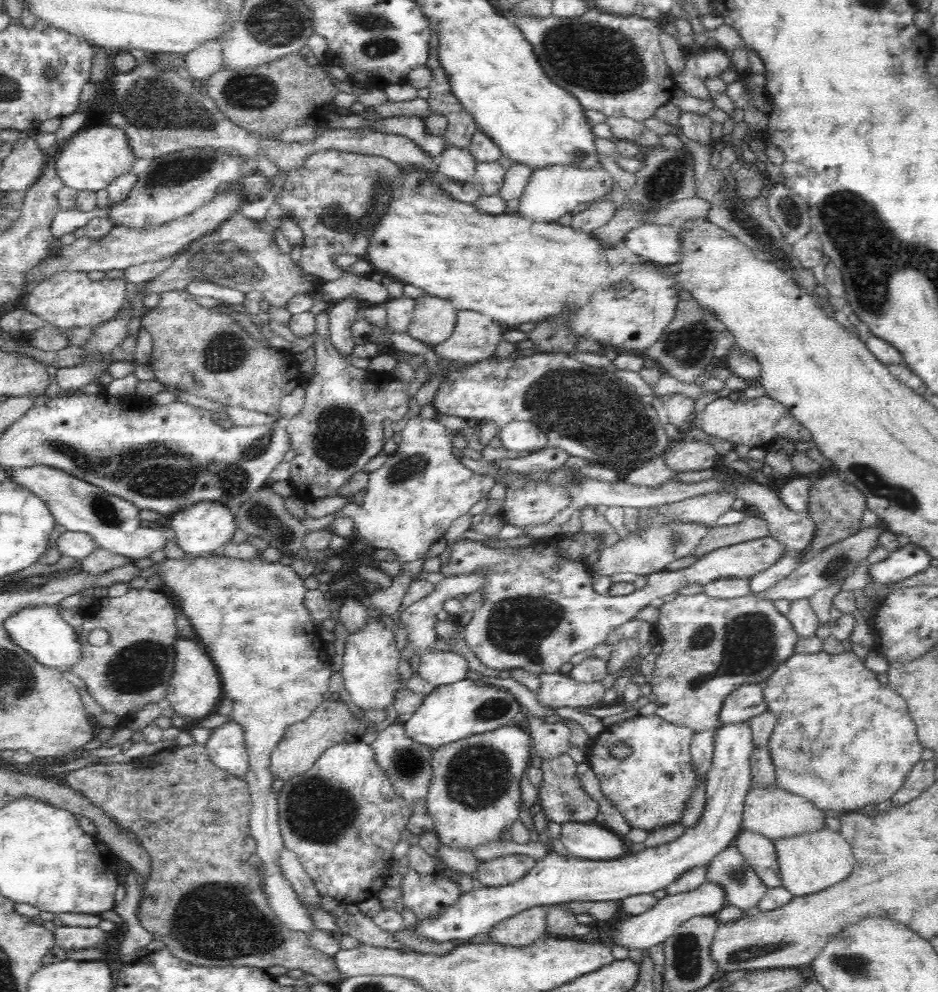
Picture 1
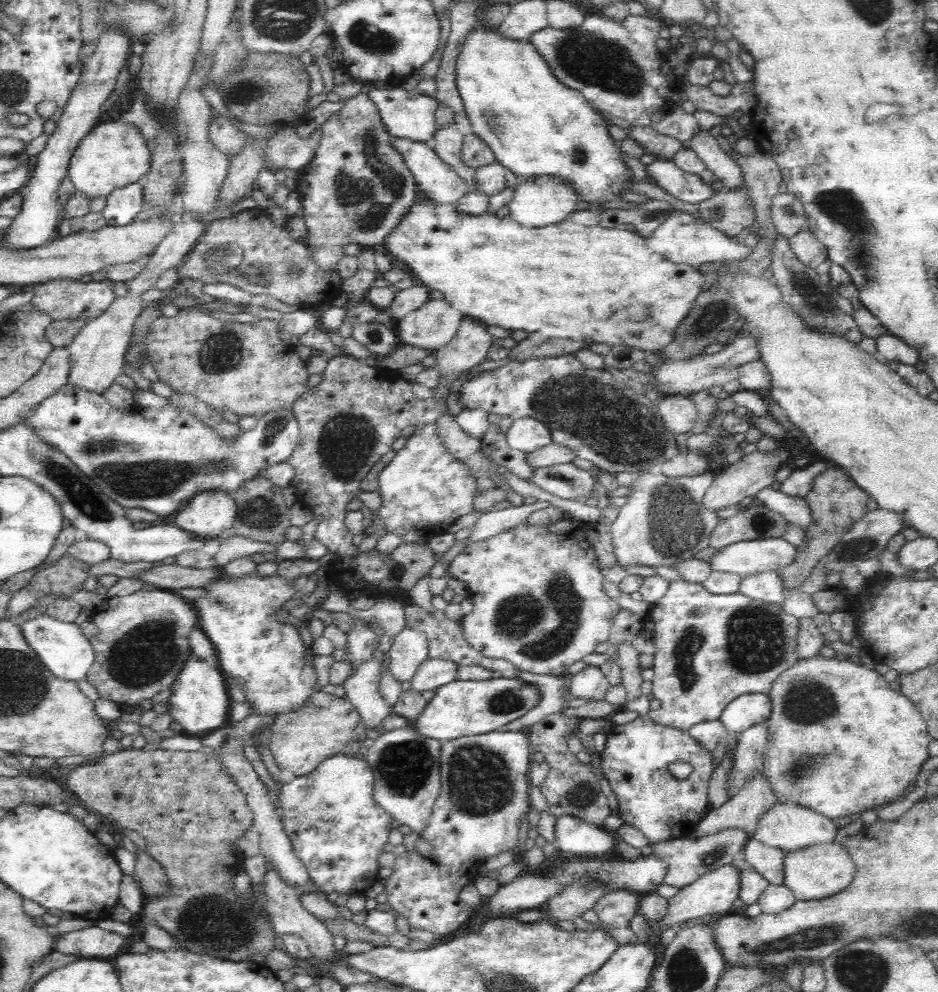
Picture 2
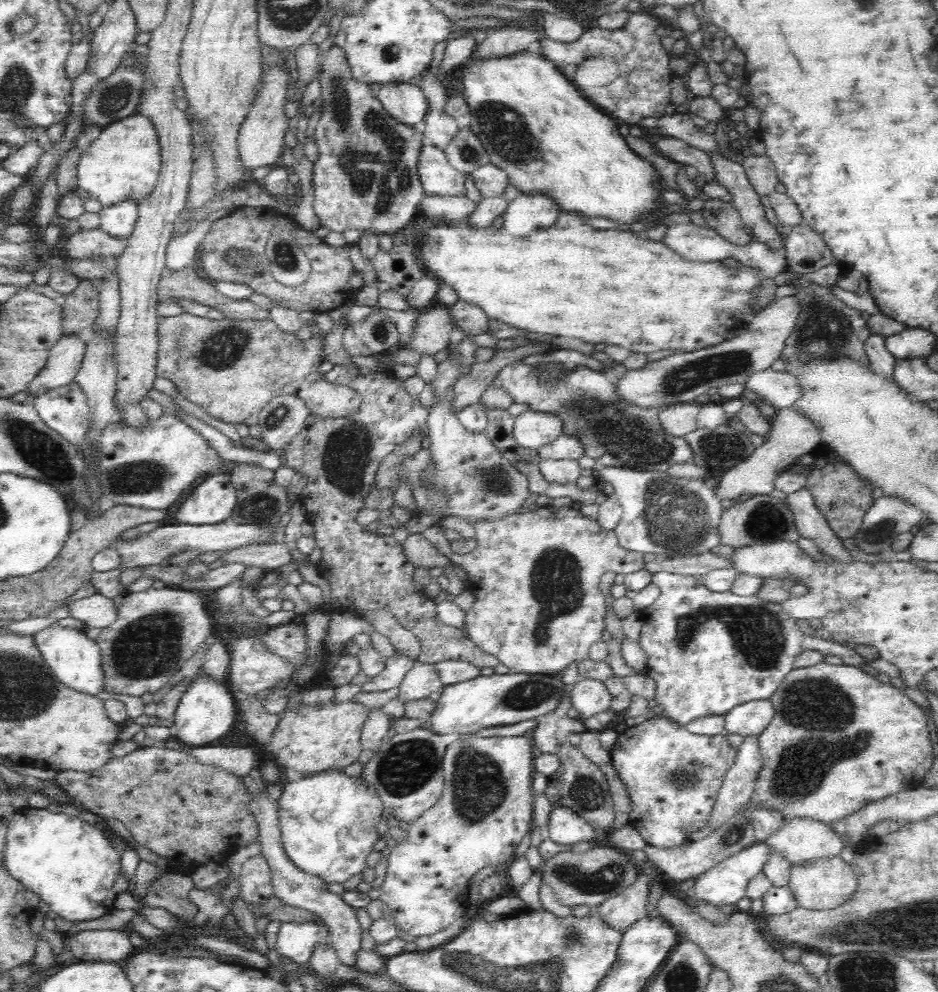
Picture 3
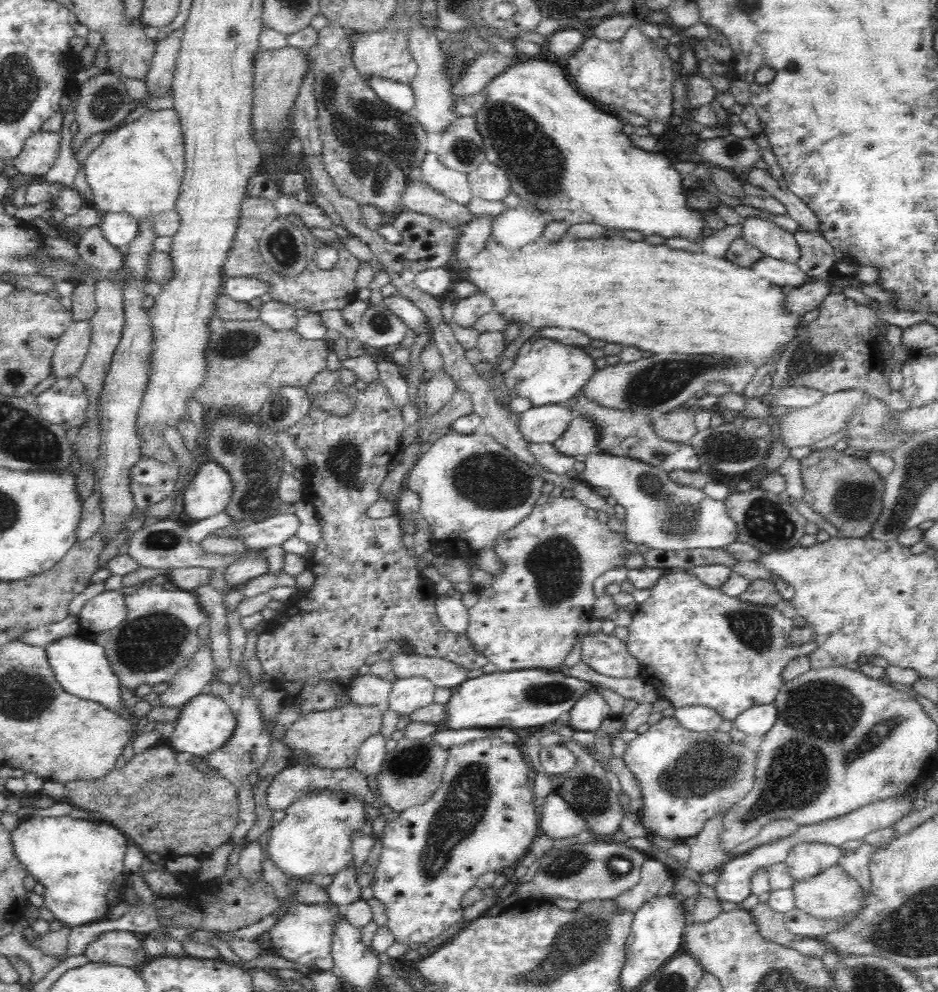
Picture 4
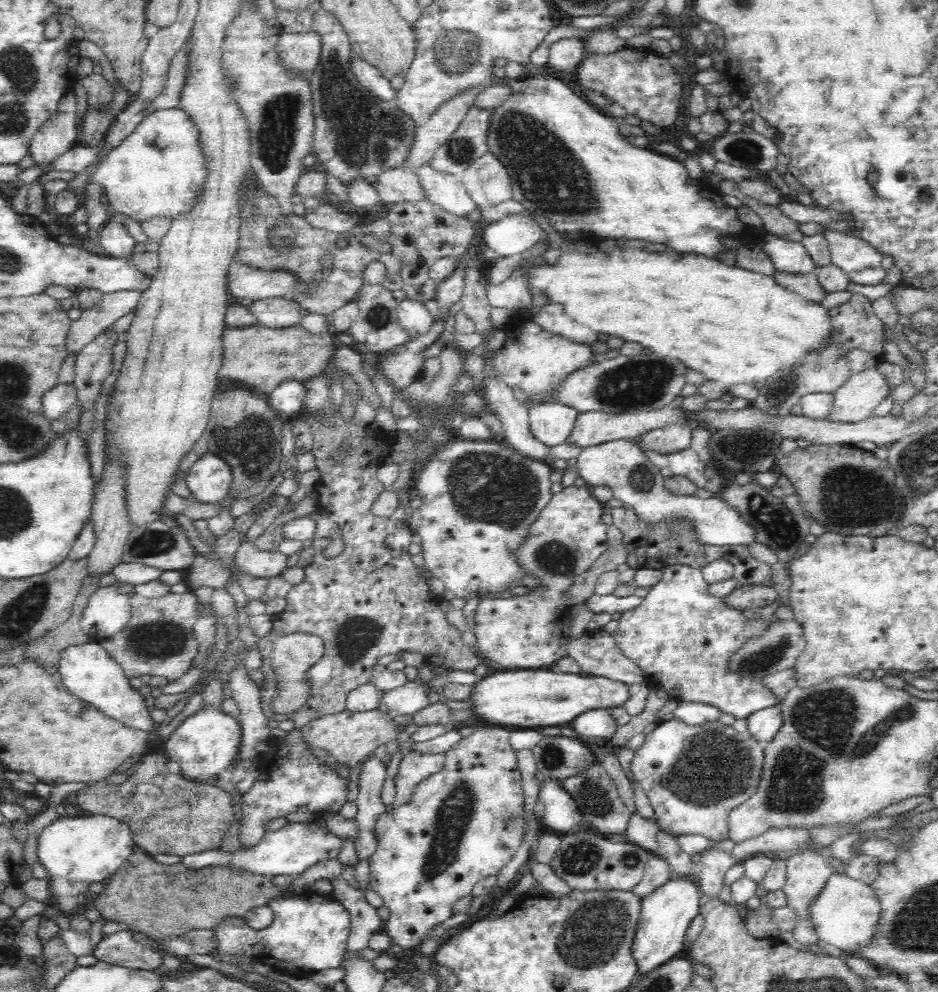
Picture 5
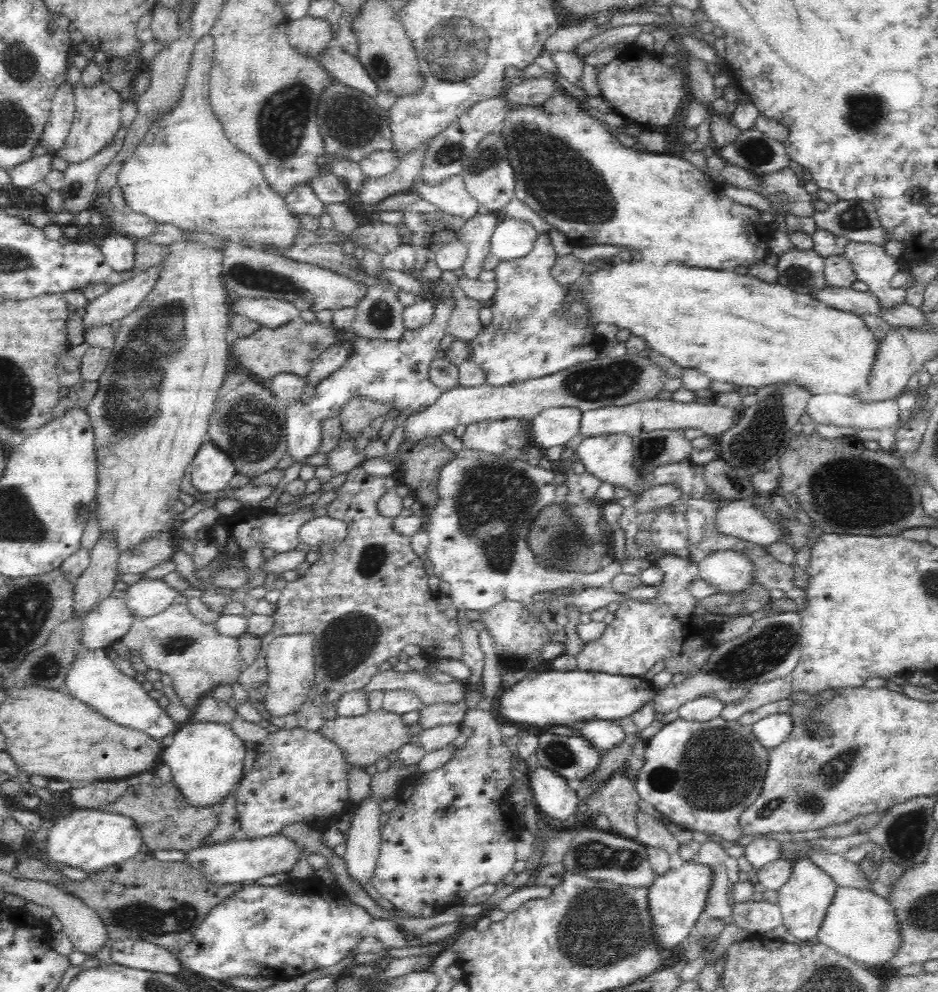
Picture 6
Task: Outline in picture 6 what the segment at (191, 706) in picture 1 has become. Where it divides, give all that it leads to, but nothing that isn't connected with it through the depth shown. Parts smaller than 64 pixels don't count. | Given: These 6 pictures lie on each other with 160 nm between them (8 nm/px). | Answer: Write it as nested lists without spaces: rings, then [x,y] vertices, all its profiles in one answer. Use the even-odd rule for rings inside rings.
[[[192,722],[181,724],[174,743],[163,752],[163,763],[170,767],[173,784],[184,799],[195,808],[219,809],[240,785],[246,774],[243,770],[245,744],[224,724]]]

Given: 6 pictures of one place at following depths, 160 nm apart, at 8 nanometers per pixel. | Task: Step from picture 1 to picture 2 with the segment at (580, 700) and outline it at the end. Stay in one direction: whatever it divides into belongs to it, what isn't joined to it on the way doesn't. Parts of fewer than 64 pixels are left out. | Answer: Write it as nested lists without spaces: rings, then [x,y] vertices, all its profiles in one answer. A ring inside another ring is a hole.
[[[516,670],[516,678],[537,686],[541,692],[540,702],[528,714],[506,724],[501,729],[502,732],[523,732],[524,728],[530,728],[530,726],[538,724],[543,720],[543,717],[554,714],[554,712],[560,712],[560,708],[566,702],[562,676],[544,676],[524,672],[524,670]]]

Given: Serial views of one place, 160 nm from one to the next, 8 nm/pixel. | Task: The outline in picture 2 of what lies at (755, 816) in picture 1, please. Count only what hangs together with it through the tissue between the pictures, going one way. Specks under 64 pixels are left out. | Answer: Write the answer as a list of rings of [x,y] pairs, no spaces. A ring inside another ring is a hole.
[[[777,802],[762,817],[756,832],[751,836],[762,844],[781,850],[786,856],[803,848],[816,846],[817,844],[828,844],[834,842],[838,828],[834,821],[830,820],[812,809],[802,808],[796,804],[781,804]]]

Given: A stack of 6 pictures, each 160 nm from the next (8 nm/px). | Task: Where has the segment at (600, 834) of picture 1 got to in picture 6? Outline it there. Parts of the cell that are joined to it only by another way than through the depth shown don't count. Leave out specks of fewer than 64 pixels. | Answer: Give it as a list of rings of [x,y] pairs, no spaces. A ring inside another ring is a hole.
[[[538,766],[529,772],[529,790],[536,800],[536,808],[541,816],[549,820],[566,820],[576,813],[581,793],[574,791],[572,786],[560,774],[548,768]]]

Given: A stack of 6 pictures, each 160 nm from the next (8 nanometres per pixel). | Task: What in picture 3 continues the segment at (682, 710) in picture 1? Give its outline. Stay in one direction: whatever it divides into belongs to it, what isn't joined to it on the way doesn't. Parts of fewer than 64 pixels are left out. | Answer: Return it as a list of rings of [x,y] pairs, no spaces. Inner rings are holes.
[[[660,571],[653,576],[653,582],[658,587],[659,596],[639,612],[641,630],[638,641],[648,658],[644,674],[656,682],[656,702],[664,706],[663,716],[677,724],[688,725],[706,714],[725,715],[748,701],[770,701],[788,673],[795,669],[798,655],[806,651],[816,651],[822,656],[840,656],[848,666],[869,670],[868,662],[854,648],[800,631],[796,619],[790,617],[781,604],[760,600],[756,595],[712,592],[703,583],[703,576]]]

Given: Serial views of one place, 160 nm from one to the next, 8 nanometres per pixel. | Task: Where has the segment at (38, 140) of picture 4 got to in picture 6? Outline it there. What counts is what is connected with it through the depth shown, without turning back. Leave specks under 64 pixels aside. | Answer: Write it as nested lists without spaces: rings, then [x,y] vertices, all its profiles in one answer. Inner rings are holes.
[[[62,82],[52,99],[51,112],[39,144],[46,146],[54,154],[64,146],[64,138],[70,130],[74,114],[73,86]]]

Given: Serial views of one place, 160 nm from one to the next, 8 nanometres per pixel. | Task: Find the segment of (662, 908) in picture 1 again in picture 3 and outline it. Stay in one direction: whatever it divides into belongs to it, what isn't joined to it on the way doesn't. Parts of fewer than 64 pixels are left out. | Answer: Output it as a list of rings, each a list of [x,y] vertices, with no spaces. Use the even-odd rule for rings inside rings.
[[[755,843],[754,845],[749,845],[748,848],[741,850],[738,854],[734,854],[726,861],[720,862],[720,864],[698,877],[696,884],[692,888],[695,898],[711,902],[716,906],[734,905],[742,897],[746,897],[749,880],[763,872],[763,868],[766,862],[772,858],[772,854],[776,854],[776,852],[767,844]]]

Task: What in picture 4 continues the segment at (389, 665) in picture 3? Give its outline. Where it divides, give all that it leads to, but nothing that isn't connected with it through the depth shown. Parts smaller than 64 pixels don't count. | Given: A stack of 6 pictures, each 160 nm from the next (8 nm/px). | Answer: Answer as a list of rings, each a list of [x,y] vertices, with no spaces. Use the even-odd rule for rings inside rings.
[[[370,674],[360,675],[349,690],[349,702],[358,706],[387,707],[393,684],[384,679],[373,678]]]

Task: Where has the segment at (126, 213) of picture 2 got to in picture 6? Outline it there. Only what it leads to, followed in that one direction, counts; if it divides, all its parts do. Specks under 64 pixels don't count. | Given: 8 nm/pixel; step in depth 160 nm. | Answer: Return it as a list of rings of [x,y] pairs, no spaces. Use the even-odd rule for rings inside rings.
[[[112,233],[102,242],[101,252],[110,269],[117,274],[135,271],[135,240],[120,233]]]

